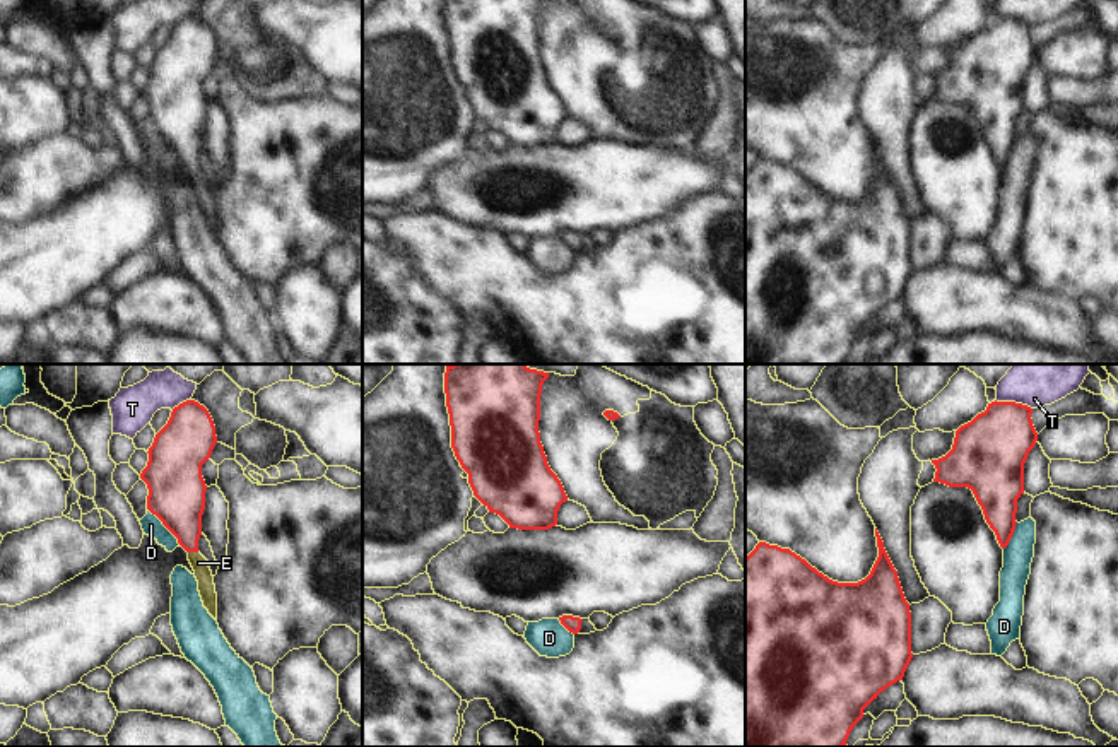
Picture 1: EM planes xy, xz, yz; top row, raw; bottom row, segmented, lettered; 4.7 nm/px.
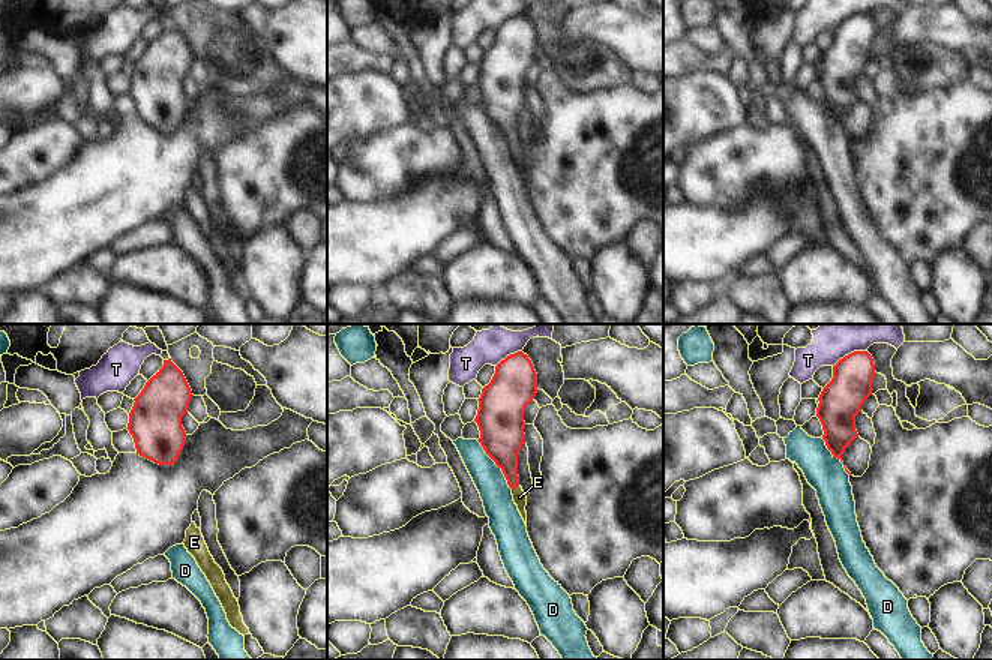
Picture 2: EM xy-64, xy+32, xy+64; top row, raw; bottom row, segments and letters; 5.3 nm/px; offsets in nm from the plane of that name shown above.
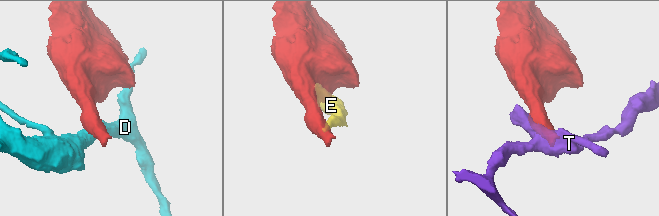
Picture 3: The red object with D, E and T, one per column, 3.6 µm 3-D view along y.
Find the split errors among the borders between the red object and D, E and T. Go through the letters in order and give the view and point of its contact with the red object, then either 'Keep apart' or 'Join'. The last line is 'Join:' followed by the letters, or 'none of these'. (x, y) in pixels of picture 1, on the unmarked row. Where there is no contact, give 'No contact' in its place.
D: Touches red at xy (164, 142). Keep apart
E: Touches red at xy (194, 168). Join
T: Touches red at yz (1014, 19). Keep apart
Join: E

